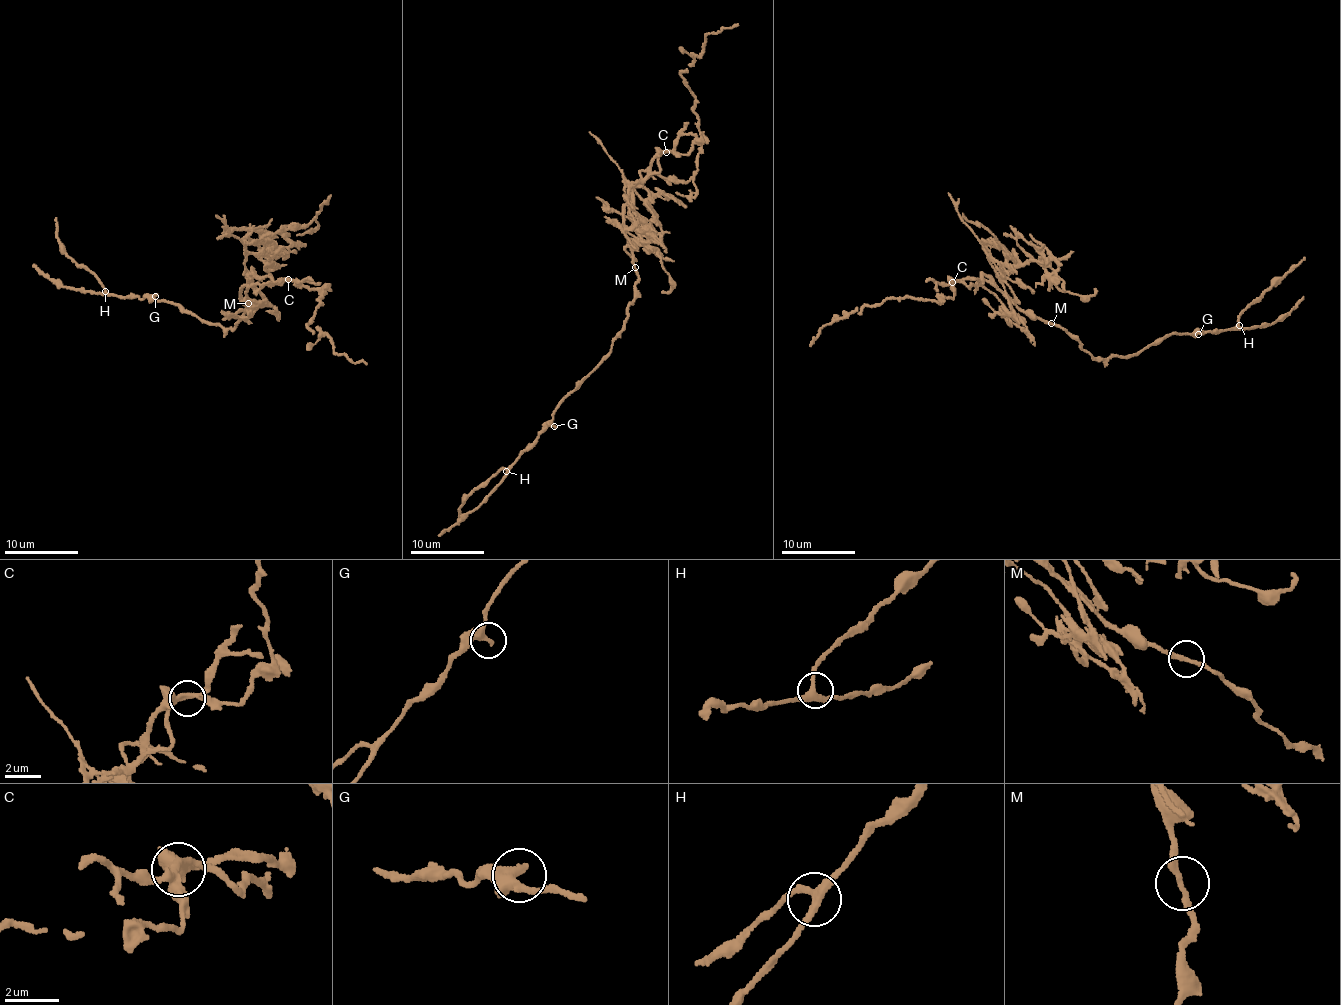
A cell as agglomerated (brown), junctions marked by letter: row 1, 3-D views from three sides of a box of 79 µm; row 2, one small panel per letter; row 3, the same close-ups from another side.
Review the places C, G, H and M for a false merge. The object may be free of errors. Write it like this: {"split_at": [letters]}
{"split_at": ["C"]}

